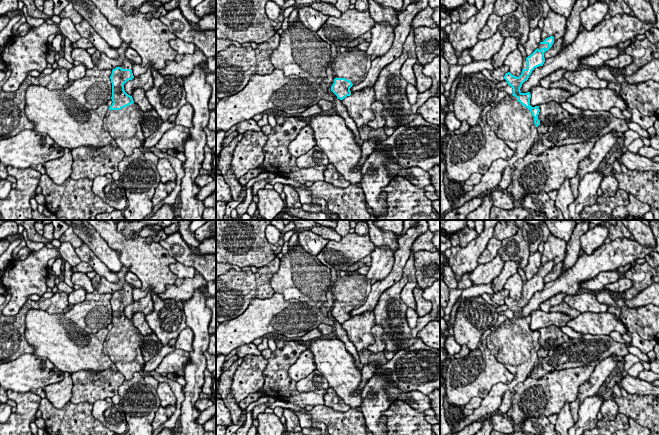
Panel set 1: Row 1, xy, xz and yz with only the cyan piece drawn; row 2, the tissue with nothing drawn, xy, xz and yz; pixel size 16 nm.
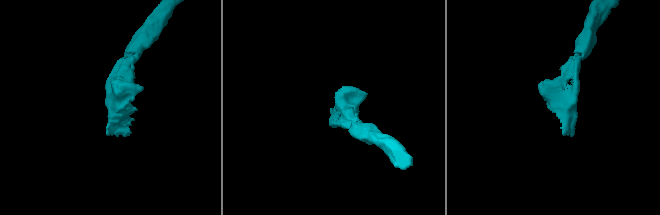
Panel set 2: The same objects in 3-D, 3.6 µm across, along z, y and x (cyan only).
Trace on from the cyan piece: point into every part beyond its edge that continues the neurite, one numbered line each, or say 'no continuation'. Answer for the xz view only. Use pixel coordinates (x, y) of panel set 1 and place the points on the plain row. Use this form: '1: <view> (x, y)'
1: xz (353, 289)

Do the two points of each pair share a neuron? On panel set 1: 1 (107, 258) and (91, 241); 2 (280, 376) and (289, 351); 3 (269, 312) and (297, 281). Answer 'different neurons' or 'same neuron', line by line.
1: same neuron
2: same neuron
3: different neurons

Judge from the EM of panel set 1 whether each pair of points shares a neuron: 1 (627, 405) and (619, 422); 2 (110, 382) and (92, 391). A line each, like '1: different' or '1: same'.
1: different
2: same

